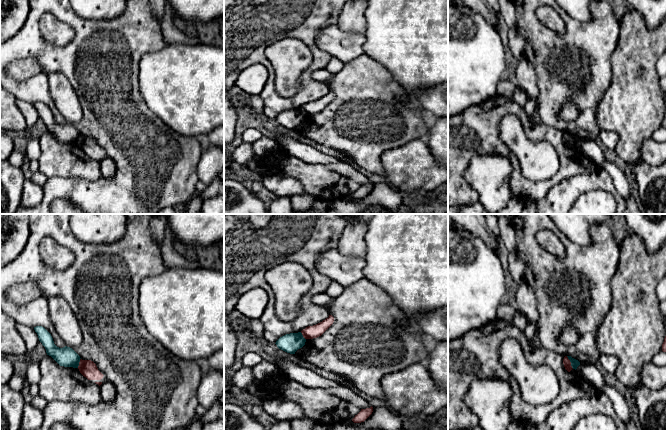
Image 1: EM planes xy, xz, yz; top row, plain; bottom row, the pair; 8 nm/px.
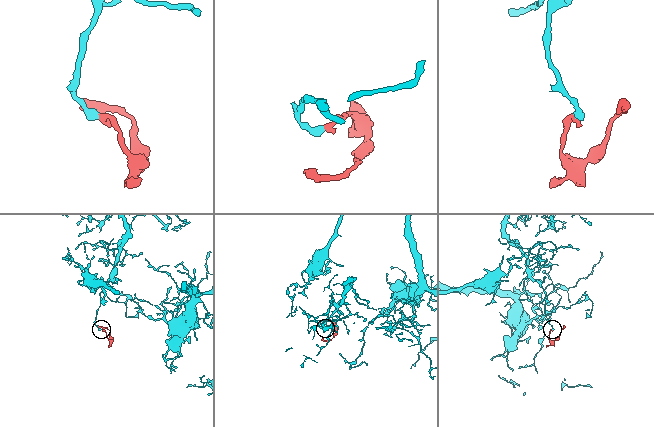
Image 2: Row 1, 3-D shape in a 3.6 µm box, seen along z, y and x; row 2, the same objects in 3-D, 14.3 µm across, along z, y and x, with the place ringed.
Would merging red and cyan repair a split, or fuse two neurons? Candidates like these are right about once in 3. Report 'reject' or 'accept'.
reject

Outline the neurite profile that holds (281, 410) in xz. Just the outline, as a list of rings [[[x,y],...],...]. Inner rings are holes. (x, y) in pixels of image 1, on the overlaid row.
[[[269,396],[262,397],[263,409],[277,421],[291,421],[305,419],[300,405]]]

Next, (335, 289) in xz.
[[[332,282],[330,286],[327,288],[325,294],[327,294],[330,298],[335,298],[342,293],[344,287],[336,282]]]

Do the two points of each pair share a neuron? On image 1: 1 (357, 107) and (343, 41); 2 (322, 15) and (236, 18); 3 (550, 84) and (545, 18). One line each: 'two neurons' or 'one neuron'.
1: two neurons
2: one neuron
3: two neurons

